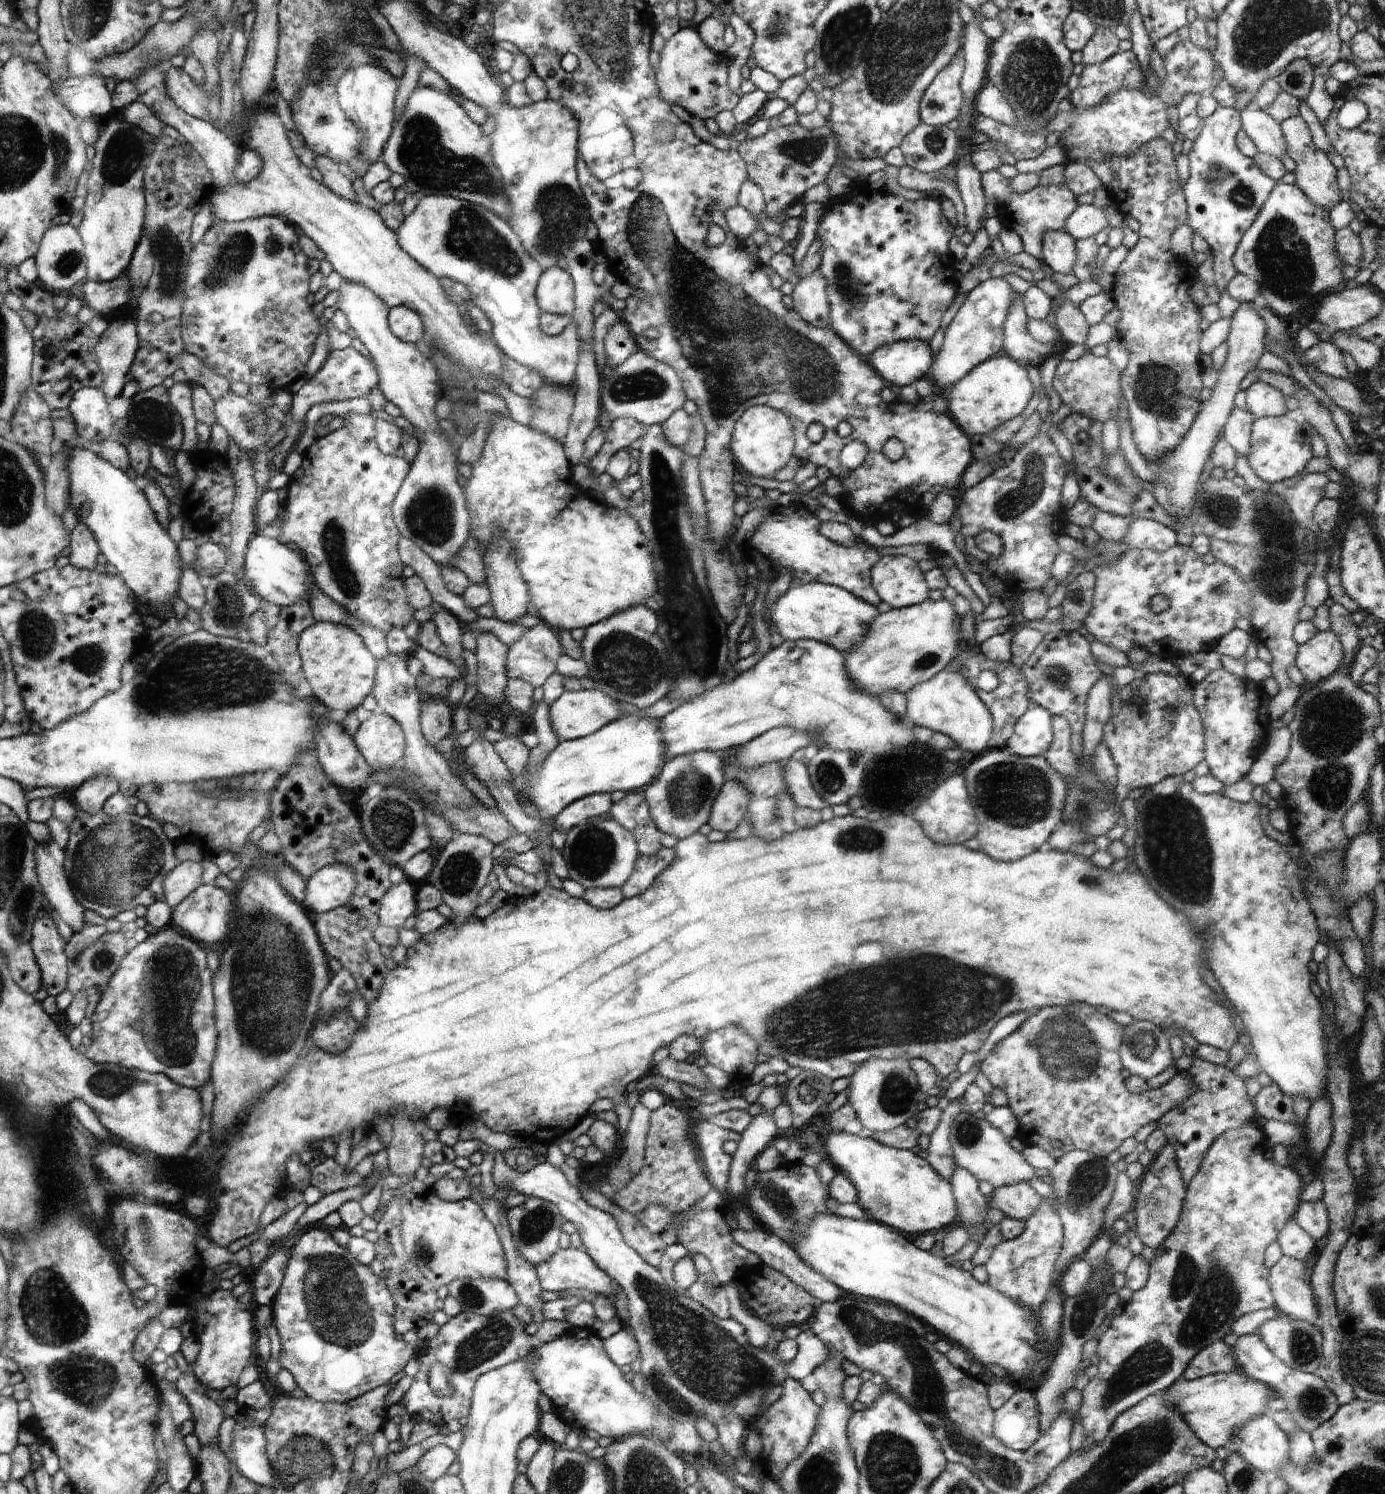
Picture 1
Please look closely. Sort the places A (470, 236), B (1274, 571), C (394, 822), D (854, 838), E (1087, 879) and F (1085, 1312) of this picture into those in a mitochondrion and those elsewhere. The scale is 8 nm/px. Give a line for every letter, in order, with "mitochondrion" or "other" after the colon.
A: mitochondrion
B: mitochondrion
C: mitochondrion
D: mitochondrion
E: mitochondrion
F: mitochondrion

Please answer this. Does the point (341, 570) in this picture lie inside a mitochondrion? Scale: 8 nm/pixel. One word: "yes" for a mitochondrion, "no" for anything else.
yes

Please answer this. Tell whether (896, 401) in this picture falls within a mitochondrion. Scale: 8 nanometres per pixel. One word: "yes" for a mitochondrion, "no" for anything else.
no

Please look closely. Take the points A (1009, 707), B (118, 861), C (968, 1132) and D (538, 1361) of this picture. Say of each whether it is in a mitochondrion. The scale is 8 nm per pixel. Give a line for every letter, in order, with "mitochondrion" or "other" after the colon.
A: other
B: mitochondrion
C: mitochondrion
D: other

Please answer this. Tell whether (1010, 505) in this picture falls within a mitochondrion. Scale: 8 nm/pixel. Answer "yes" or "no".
yes

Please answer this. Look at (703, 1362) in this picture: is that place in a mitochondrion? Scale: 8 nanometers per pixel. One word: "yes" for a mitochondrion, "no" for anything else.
yes

